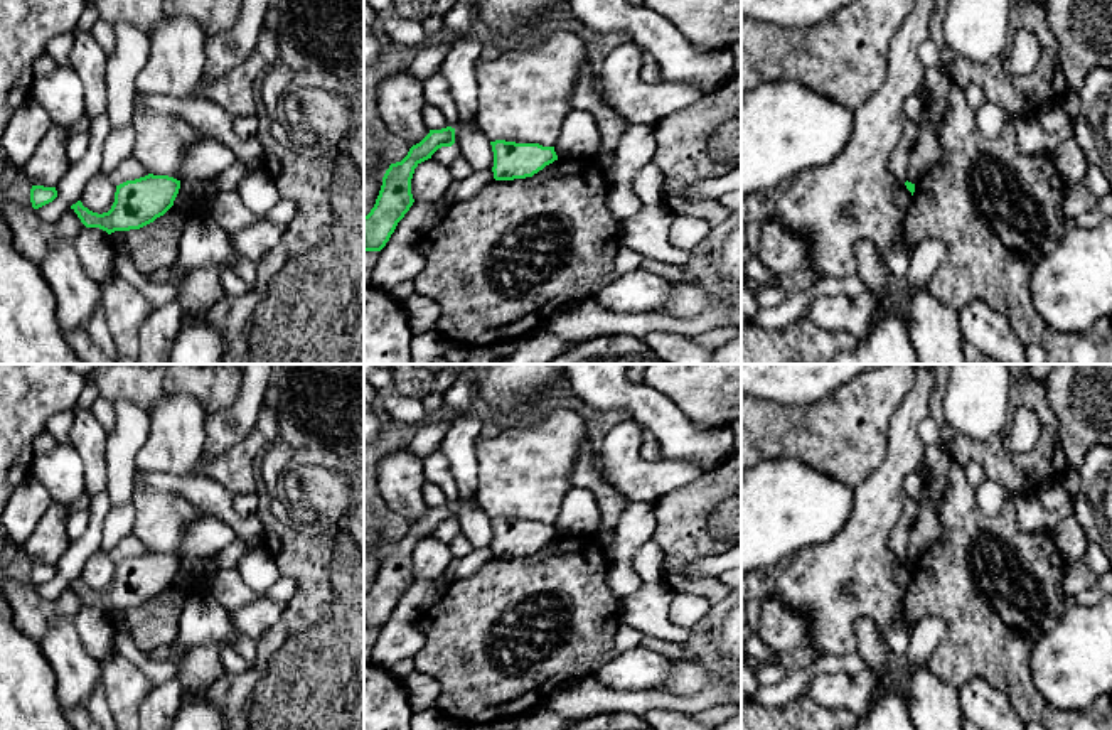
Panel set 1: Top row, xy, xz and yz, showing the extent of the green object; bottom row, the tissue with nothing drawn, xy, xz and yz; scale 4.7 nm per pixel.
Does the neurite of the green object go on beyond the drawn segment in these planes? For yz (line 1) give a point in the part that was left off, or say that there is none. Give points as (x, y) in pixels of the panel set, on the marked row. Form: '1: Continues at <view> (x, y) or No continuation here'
1: No continuation here

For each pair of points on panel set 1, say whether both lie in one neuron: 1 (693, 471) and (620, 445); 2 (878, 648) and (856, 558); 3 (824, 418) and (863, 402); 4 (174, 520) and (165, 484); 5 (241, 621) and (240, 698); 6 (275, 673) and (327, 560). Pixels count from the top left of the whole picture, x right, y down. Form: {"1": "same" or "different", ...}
{"1": "same", "2": "different", "3": "same", "4": "different", "5": "different", "6": "same"}

